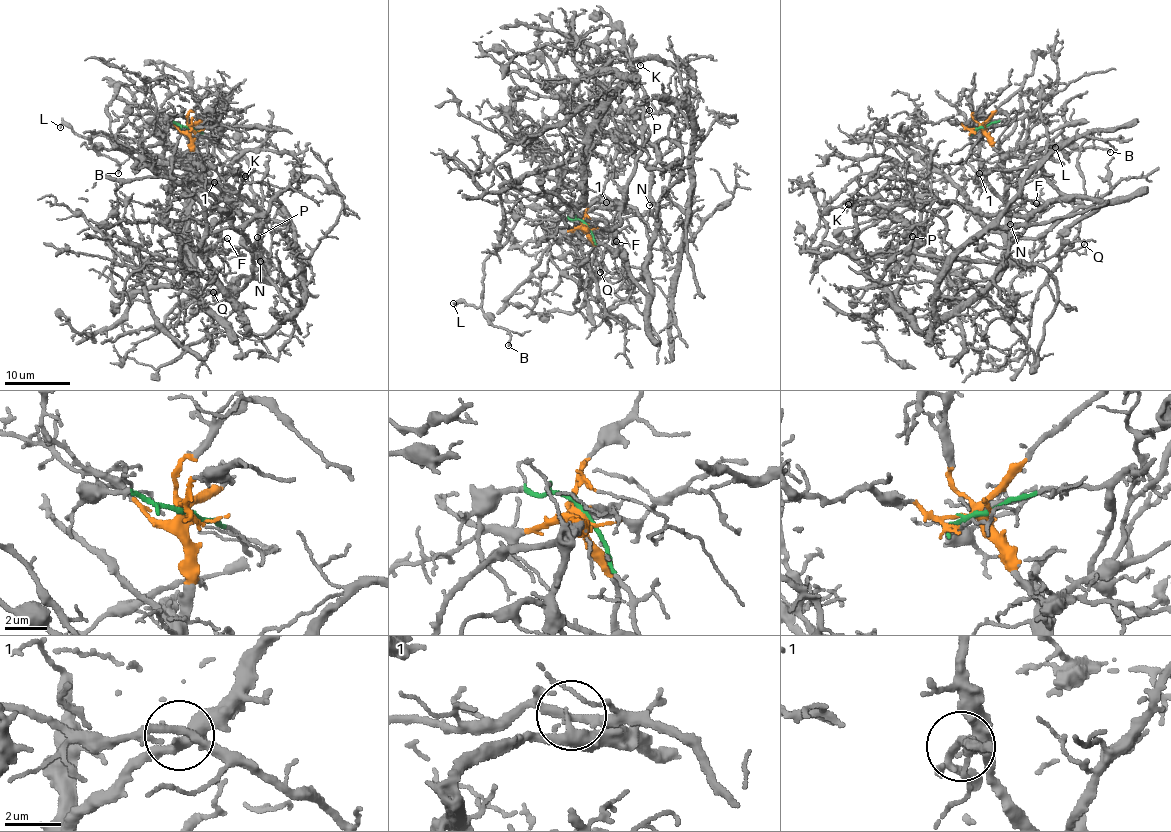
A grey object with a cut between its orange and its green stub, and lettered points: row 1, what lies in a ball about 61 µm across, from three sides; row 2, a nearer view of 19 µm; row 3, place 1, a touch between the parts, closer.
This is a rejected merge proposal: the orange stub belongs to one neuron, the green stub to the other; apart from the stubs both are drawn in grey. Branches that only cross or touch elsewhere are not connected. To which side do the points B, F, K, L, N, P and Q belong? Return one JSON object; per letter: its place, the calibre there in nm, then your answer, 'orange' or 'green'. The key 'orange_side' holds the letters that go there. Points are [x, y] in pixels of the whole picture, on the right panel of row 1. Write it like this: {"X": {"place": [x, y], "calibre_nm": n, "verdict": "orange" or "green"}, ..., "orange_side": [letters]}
{"B": {"place": [1110, 152], "calibre_nm": 170, "verdict": "green"}, "F": {"place": [1036, 203], "calibre_nm": 140, "verdict": "green"}, "K": {"place": [848, 204], "calibre_nm": 130, "verdict": "green"}, "L": {"place": [1055, 147], "calibre_nm": 110, "verdict": "green"}, "N": {"place": [1010, 224], "calibre_nm": 90, "verdict": "green"}, "P": {"place": [912, 236], "calibre_nm": 120, "verdict": "green"}, "Q": {"place": [1084, 244], "calibre_nm": 120, "verdict": "green"}, "orange_side": []}

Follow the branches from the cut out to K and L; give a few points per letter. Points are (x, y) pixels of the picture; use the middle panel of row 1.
K: (586, 225), (609, 271), (643, 278), (658, 206), (650, 195), (657, 147), (631, 125), (641, 65)
L: (586, 225), (609, 271), (643, 278), (646, 224), (632, 207), (525, 206), (484, 262), (481, 303), (453, 303)

